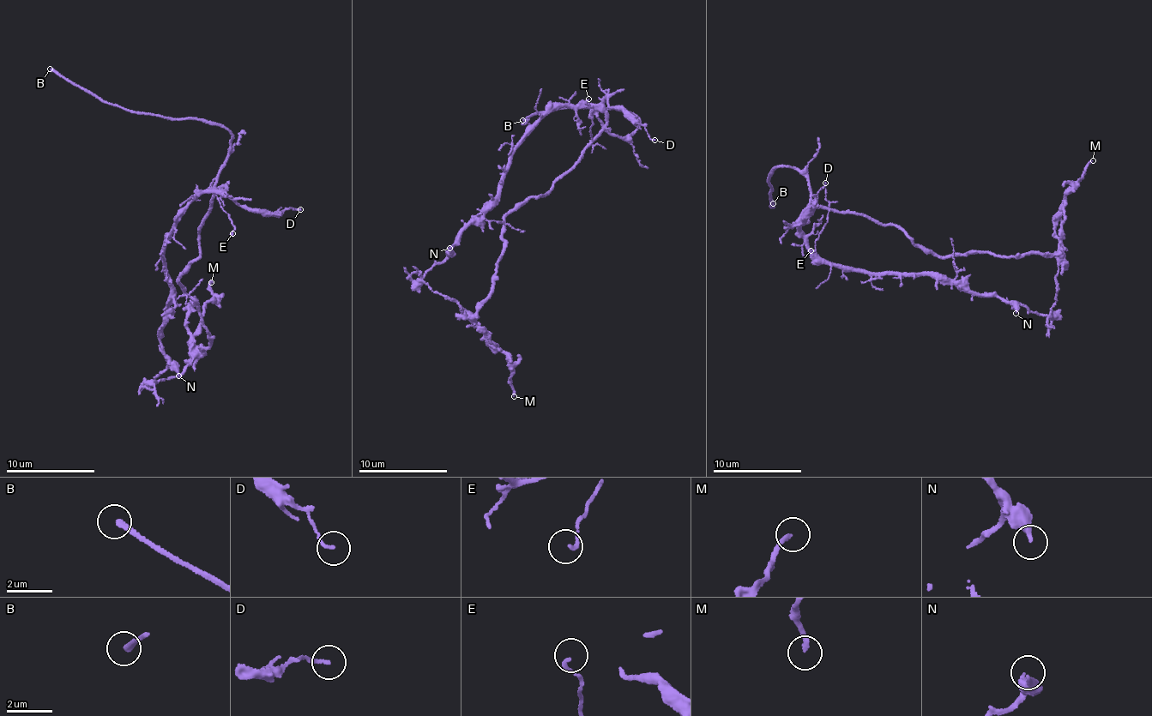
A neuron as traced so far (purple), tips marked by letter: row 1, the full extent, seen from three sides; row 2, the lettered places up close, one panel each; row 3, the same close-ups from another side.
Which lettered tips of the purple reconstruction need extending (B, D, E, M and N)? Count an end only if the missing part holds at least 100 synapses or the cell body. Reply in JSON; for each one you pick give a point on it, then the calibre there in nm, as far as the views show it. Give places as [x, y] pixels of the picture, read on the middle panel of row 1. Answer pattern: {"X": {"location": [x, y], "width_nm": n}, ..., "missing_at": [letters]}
{"B": {"location": [522, 120], "width_nm": 200}, "missing_at": ["B"]}

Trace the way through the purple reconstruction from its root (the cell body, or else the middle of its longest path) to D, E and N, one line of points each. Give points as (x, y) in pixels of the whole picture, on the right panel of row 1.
D: (858, 214), (815, 205), (806, 209), (802, 219), (793, 225), (803, 222), (825, 183)
E: (858, 214), (829, 210), (828, 223), (818, 234), (815, 247), (811, 250)
N: (858, 214), (893, 225), (942, 256), (1058, 256), (1052, 307), (1043, 314), (1022, 304), (1016, 313)

